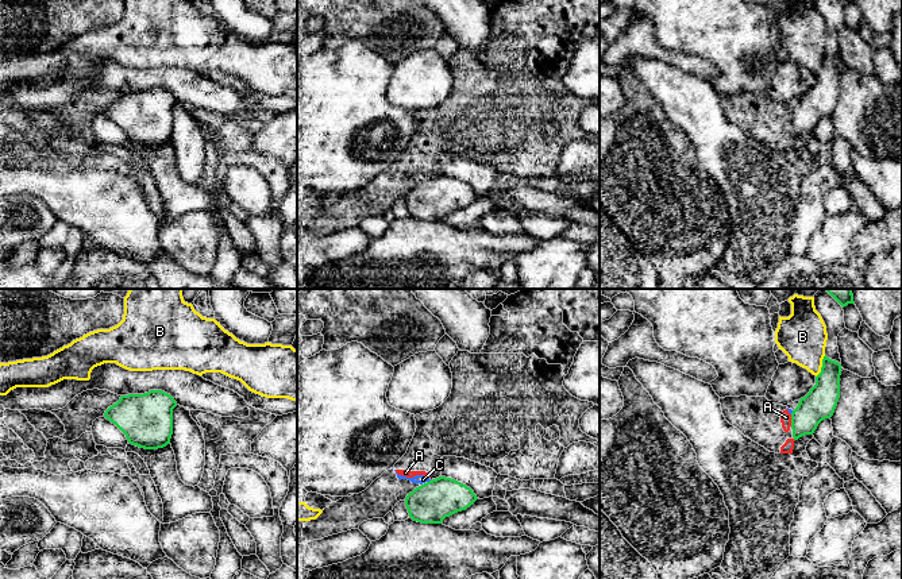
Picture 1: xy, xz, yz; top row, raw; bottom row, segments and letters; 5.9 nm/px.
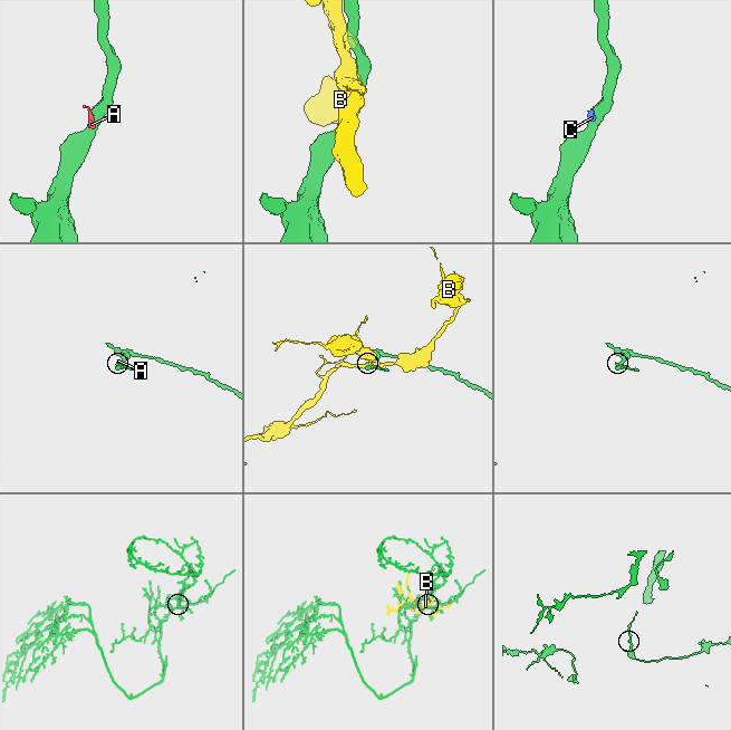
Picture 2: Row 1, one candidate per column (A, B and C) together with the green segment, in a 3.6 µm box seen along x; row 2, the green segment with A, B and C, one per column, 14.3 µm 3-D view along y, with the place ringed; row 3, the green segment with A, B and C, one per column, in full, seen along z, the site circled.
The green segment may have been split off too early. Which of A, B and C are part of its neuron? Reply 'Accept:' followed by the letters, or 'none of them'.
Accept: none of them

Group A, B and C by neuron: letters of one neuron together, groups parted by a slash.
A C / B

